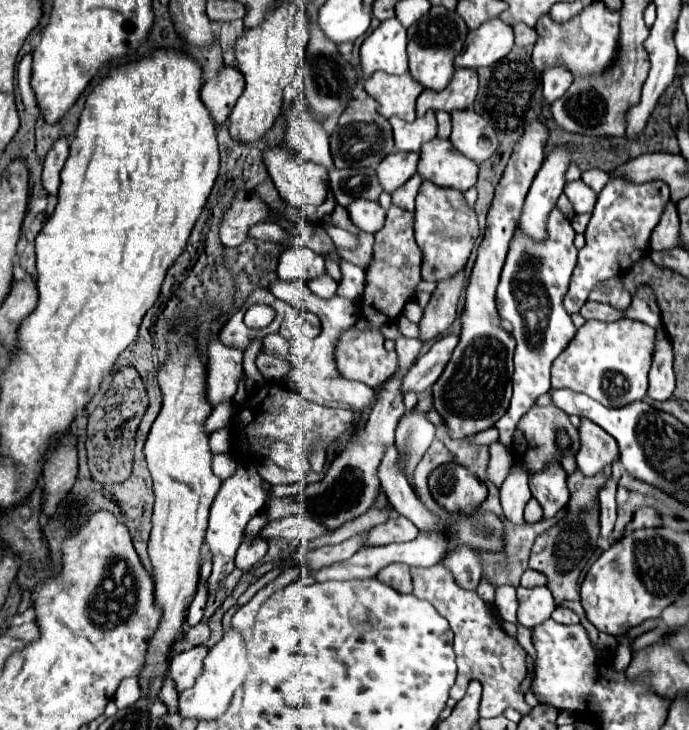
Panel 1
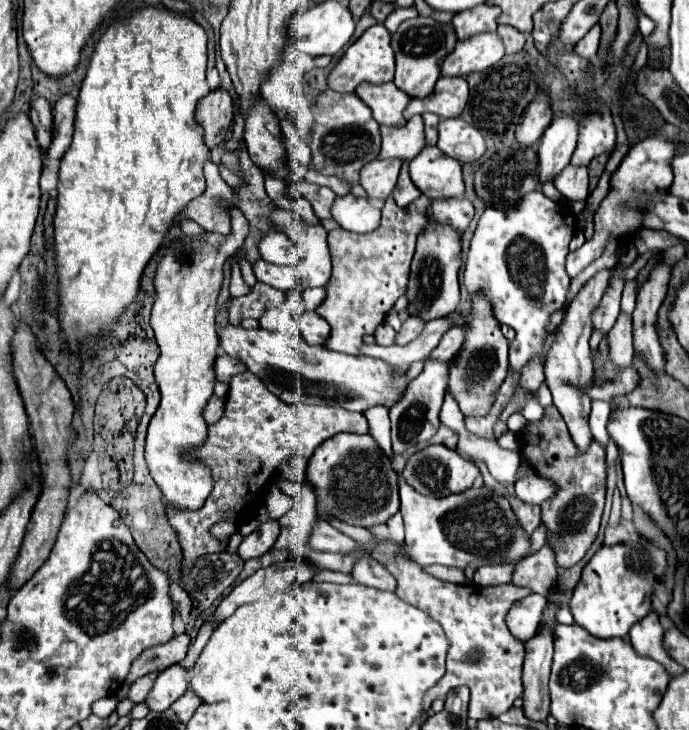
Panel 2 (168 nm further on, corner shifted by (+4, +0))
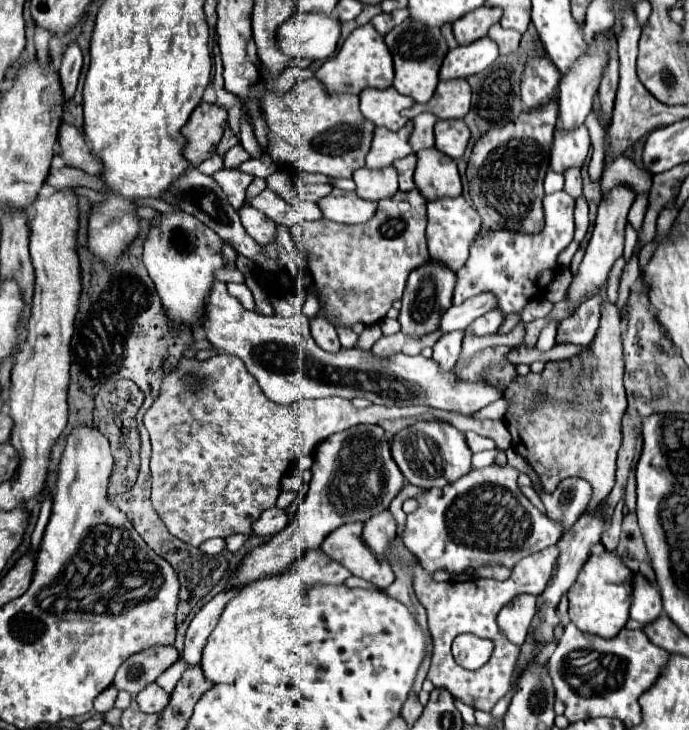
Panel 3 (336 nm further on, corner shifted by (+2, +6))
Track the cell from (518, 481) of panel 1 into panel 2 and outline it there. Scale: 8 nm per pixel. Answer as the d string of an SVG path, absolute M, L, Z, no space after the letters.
M460 428L456 432L458 432L458 452L460 454L466 454L472 460L482 460L488 466L488 472L492 474L492 478L496 478L500 484L516 482L516 472L520 466L518 452L510 452L502 448L496 440L474 436L466 428Z

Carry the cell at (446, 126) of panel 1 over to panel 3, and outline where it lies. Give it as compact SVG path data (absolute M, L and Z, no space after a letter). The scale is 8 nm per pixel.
M420 114L414 120L414 132L412 132L412 148L414 152L424 150L424 148L432 148L434 146L434 124L436 124L436 116L434 114Z

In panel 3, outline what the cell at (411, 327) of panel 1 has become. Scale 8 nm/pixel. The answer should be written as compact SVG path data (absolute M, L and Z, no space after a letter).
M374 324L374 326L366 326L366 330L360 334L360 342L356 348L372 348L372 344L382 336L382 330L380 330L380 324Z

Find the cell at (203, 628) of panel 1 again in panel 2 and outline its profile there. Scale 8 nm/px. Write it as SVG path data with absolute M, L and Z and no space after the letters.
M180 634L174 636L170 642L166 644L158 644L158 648L146 648L146 652L142 652L142 656L138 656L138 660L132 662L132 668L124 680L126 686L134 684L138 678L148 676L152 672L162 672L172 664L178 664L190 646L190 638L188 634Z

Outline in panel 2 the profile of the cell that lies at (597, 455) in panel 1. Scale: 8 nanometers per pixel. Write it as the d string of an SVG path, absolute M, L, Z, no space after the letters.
M600 270L598 274L594 274L576 294L576 298L570 302L564 322L560 324L558 332L556 332L556 340L550 346L548 354L546 354L546 364L544 364L544 374L546 374L546 384L552 392L554 398L554 406L558 408L558 412L562 414L564 422L568 424L568 430L576 442L576 446L580 450L586 450L592 442L592 432L588 426L588 416L590 416L590 384L594 378L594 370L592 370L592 354L588 348L588 340L592 334L592 320L590 314L592 310L600 304L604 290L608 288L608 280L610 280L610 270Z

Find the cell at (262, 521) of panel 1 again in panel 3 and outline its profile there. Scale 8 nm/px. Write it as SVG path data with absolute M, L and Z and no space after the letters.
M214 538L214 540L204 542L204 546L200 546L200 550L206 552L206 554L218 554L218 552L226 550L226 544L224 544L222 538Z

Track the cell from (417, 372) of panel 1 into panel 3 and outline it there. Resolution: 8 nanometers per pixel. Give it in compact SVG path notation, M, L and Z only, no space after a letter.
M490 310L488 314L476 318L464 332L472 332L474 336L484 336L484 334L494 334L504 320L504 314L500 310Z

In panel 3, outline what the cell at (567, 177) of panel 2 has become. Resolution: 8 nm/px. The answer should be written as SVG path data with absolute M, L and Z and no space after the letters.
M580 126L572 132L556 132L552 150L550 150L550 166L554 172L564 174L568 168L582 168L590 150L588 128Z

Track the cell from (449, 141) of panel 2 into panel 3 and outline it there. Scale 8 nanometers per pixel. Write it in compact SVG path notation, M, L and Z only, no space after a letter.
M462 118L438 120L434 126L434 136L436 136L436 148L454 160L464 156L470 142L470 130Z

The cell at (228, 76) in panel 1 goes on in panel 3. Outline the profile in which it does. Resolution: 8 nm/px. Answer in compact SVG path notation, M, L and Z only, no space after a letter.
M204 102L192 112L188 124L182 128L182 134L188 138L184 156L192 166L198 166L216 152L226 124L228 112L218 104Z

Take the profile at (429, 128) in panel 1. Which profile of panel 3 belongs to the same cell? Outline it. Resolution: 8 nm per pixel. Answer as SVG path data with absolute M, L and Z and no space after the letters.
M406 122L404 128L398 132L392 132L384 126L378 126L374 132L372 148L366 156L366 166L368 168L382 168L392 164L398 158L404 158L412 154L412 144L410 144L410 134L414 130L414 122Z

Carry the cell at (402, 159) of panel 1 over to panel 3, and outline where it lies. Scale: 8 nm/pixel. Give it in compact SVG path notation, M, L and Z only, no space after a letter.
M366 166L354 174L356 194L364 200L382 200L398 192L398 174L394 166L368 170Z

